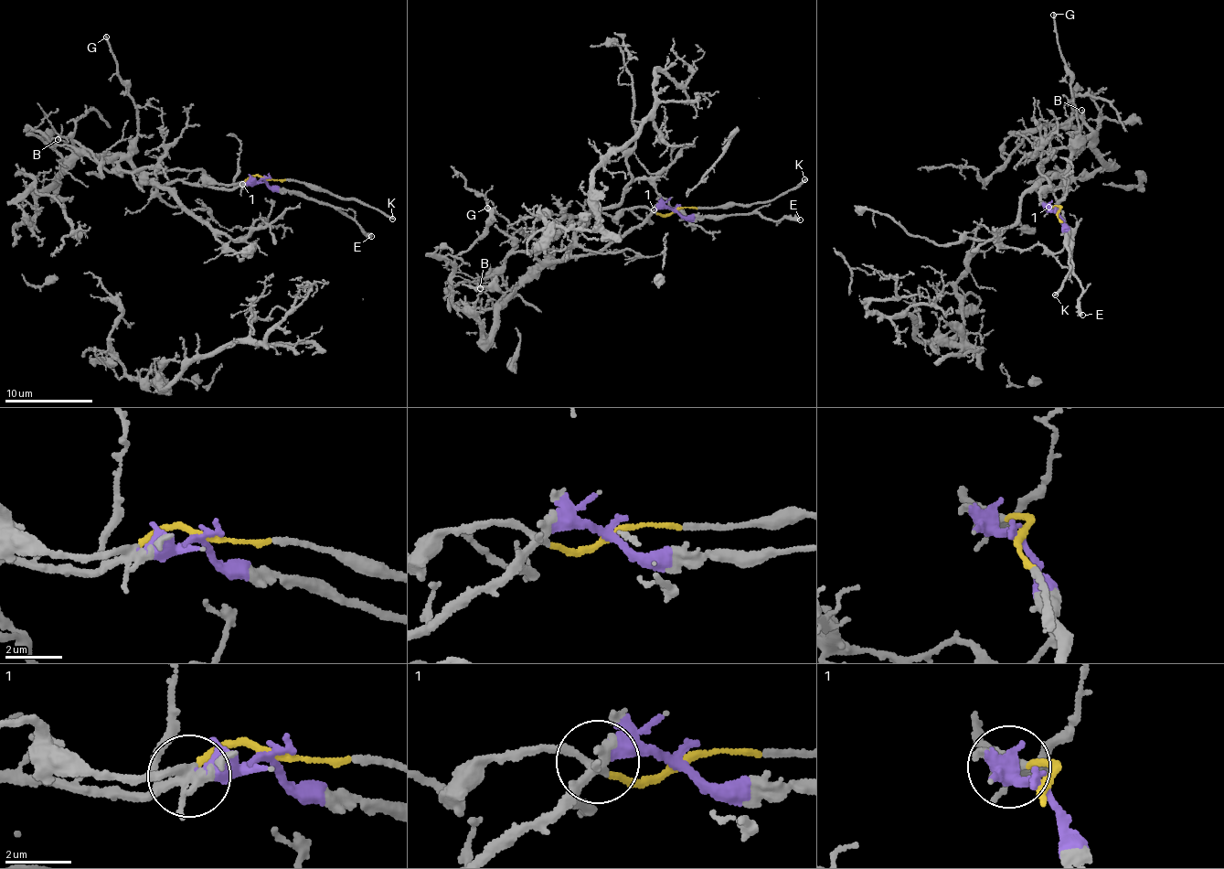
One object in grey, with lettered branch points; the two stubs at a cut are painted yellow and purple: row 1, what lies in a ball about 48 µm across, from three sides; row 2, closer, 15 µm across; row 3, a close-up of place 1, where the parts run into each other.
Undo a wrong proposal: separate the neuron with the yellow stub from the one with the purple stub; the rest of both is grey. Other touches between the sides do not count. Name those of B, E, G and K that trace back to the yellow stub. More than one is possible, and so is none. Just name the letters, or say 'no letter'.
K

